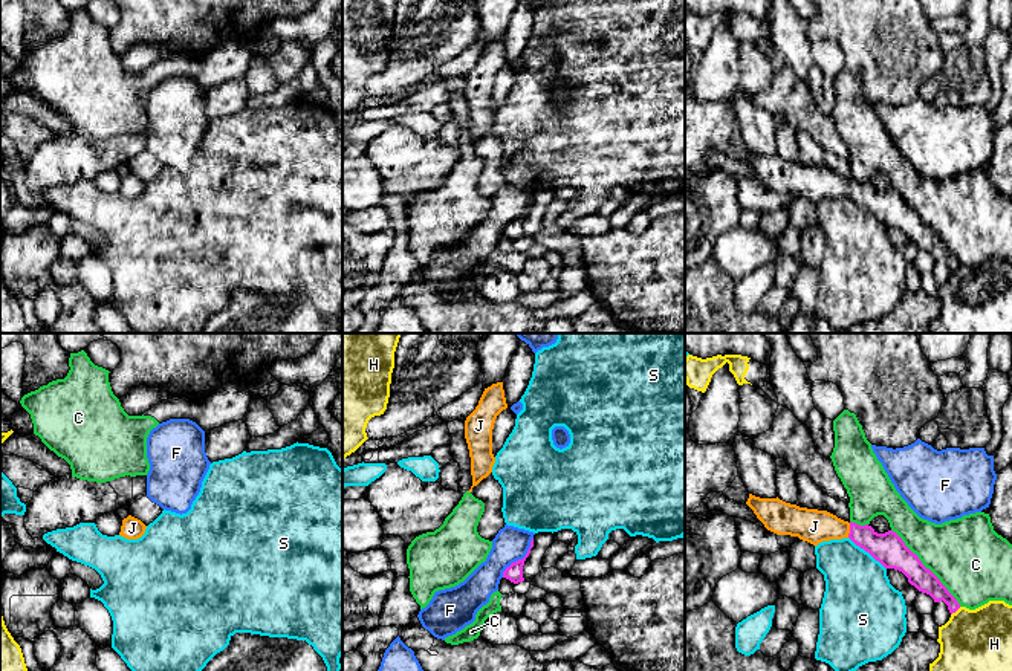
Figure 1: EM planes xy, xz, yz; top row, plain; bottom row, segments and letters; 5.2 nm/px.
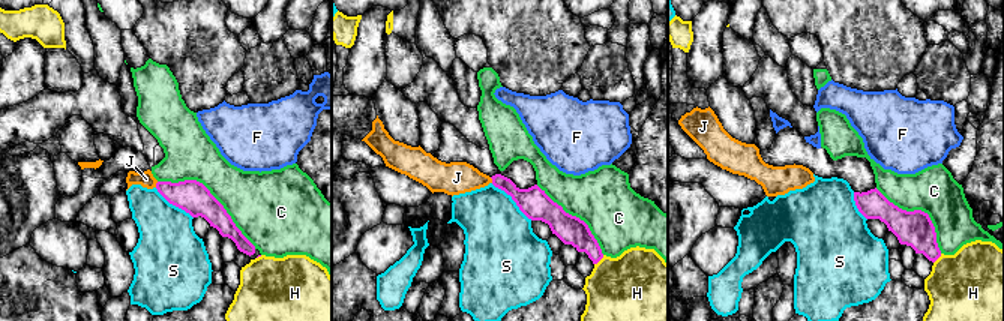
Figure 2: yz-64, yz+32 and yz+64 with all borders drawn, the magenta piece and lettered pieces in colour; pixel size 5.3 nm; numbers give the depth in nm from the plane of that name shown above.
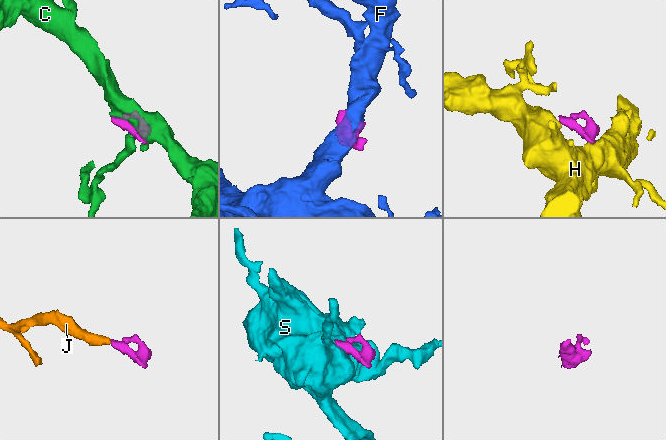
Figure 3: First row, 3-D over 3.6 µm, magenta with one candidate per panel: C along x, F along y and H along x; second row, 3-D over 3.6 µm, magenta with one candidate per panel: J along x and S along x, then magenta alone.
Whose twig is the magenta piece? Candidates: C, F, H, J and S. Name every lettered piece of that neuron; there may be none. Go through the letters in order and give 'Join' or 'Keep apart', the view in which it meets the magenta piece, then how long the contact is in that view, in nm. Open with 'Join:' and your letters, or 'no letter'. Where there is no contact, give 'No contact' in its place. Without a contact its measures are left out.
Join: J
C: Keep apart. Touches magenta in yz. Shared border 550 nm
F: Keep apart. Touches magenta in xz. Shared border 280 nm
H: Keep apart. Touches magenta in yz. Shared border 70 nm
J: Join. Touches magenta in yz. Shared border 80 nm
S: Keep apart. Touches magenta in yz. Shared border 260 nm

